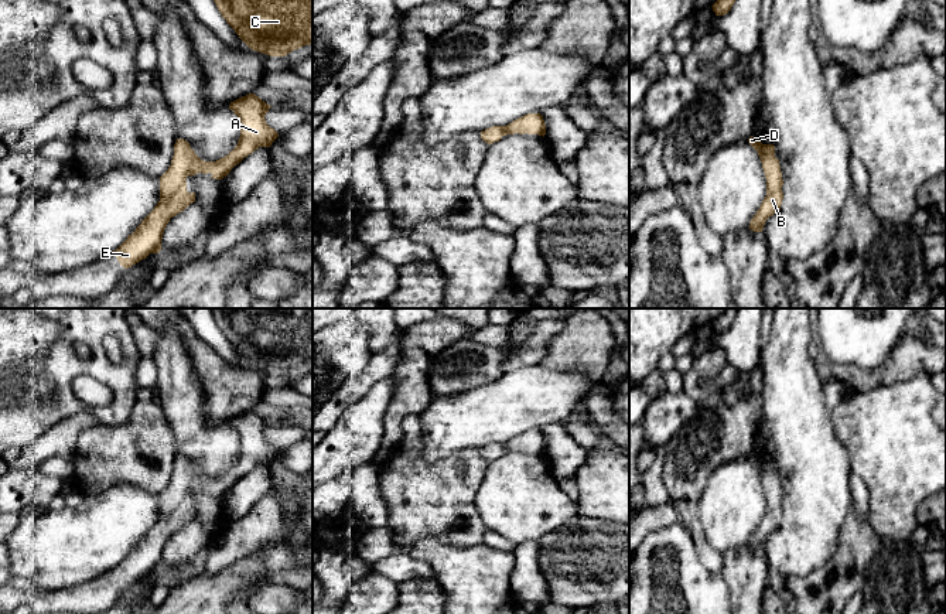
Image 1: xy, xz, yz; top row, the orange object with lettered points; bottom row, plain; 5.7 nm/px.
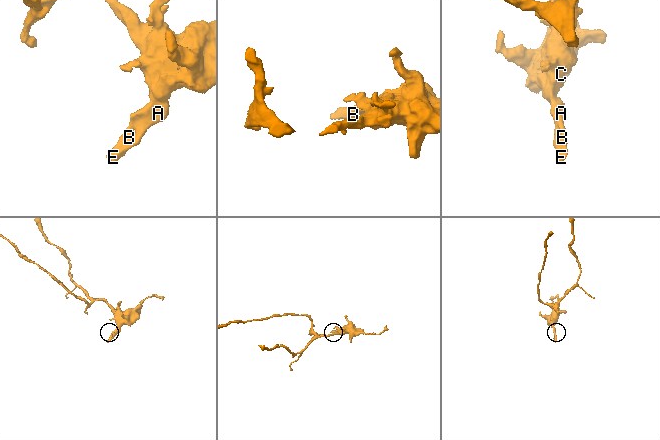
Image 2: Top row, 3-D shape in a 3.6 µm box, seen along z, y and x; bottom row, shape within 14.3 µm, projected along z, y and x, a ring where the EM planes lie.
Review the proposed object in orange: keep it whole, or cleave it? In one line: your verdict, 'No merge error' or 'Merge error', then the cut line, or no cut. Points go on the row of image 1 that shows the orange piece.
No merge error. No split

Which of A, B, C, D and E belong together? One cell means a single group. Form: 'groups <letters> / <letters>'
groups A B C D E

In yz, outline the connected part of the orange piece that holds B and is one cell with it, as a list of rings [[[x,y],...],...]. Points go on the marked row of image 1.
[[[752,136],[748,139],[748,143],[757,150],[766,178],[766,197],[749,222],[751,231],[762,232],[766,219],[781,209],[783,180],[779,160],[775,157],[775,146],[762,144]]]

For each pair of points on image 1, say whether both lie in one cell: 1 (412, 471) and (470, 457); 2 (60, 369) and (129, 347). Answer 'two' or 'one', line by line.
1: one
2: one

